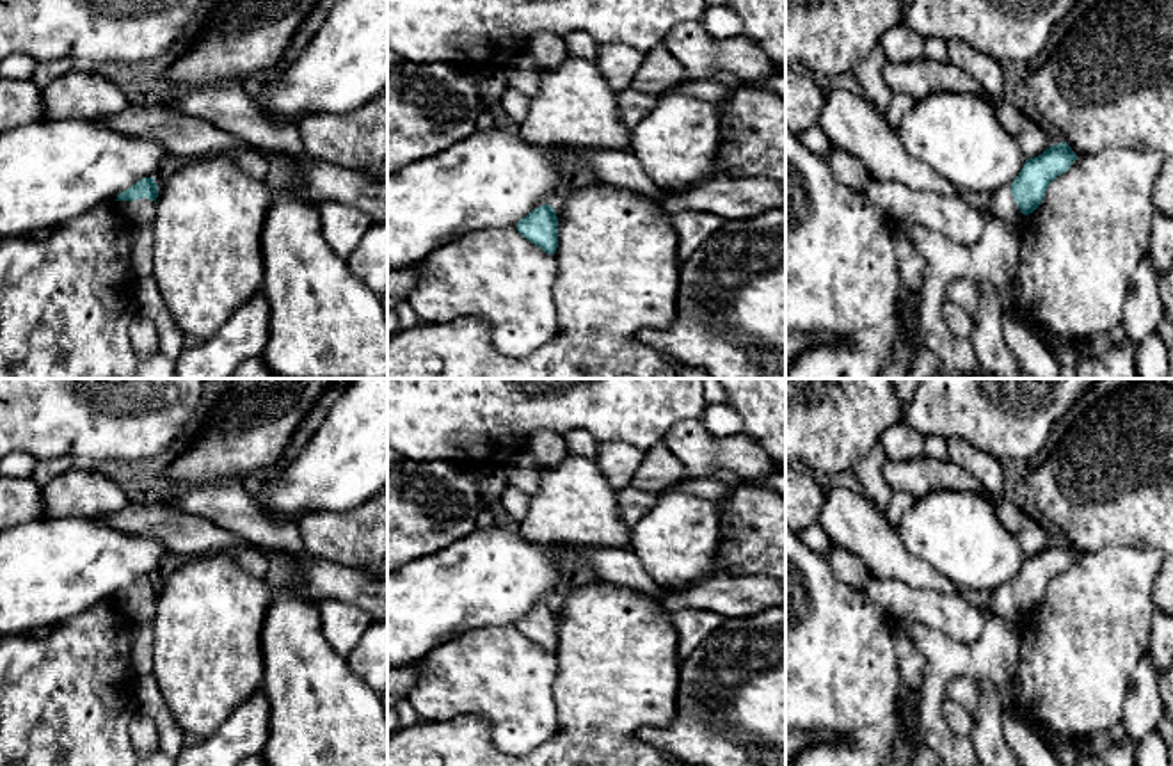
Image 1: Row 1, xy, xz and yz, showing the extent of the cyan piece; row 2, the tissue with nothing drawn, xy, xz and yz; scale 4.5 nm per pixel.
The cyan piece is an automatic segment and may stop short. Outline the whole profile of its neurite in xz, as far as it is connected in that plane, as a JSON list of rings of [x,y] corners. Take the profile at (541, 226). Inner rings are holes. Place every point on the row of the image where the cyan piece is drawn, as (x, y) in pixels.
[[[551,204],[531,210],[517,222],[517,231],[547,254],[558,247],[558,217]]]

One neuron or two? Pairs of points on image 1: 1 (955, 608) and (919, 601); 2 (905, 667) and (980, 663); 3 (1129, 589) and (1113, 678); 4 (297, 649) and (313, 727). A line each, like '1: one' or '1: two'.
1: one
2: two
3: one
4: one

